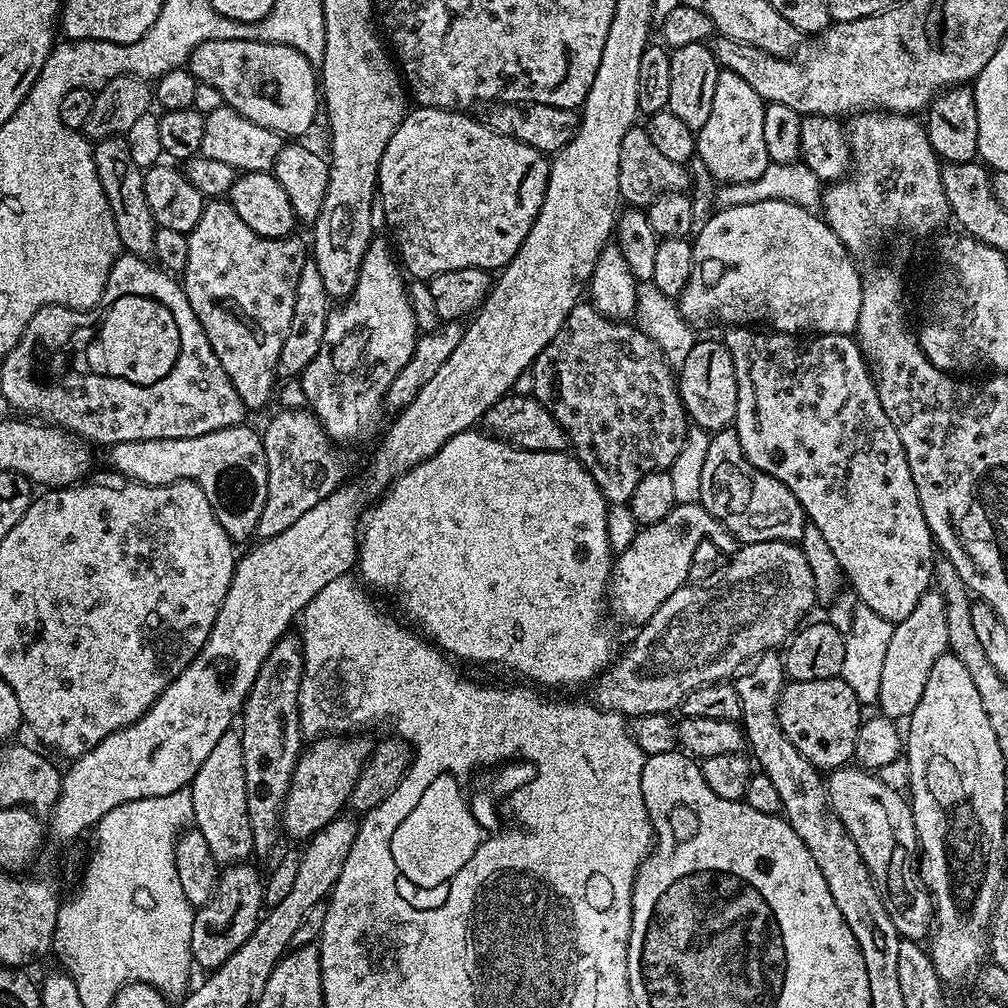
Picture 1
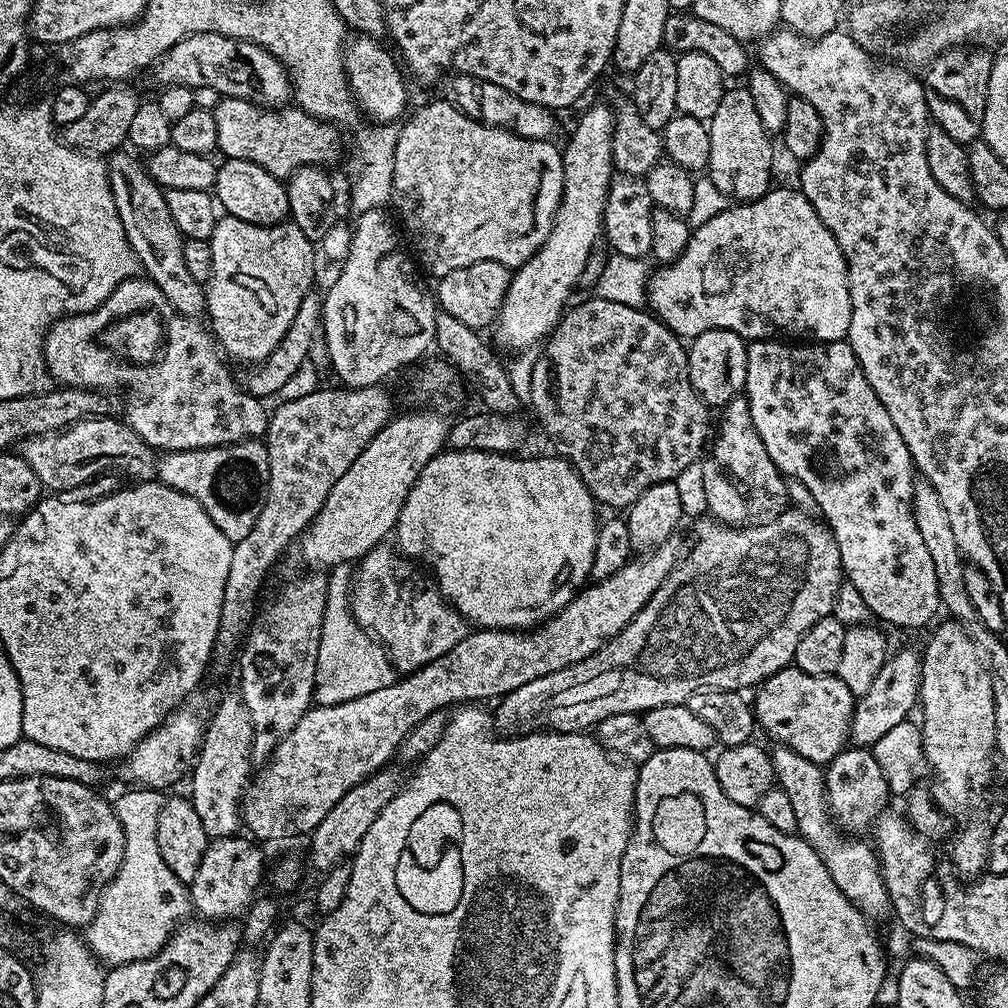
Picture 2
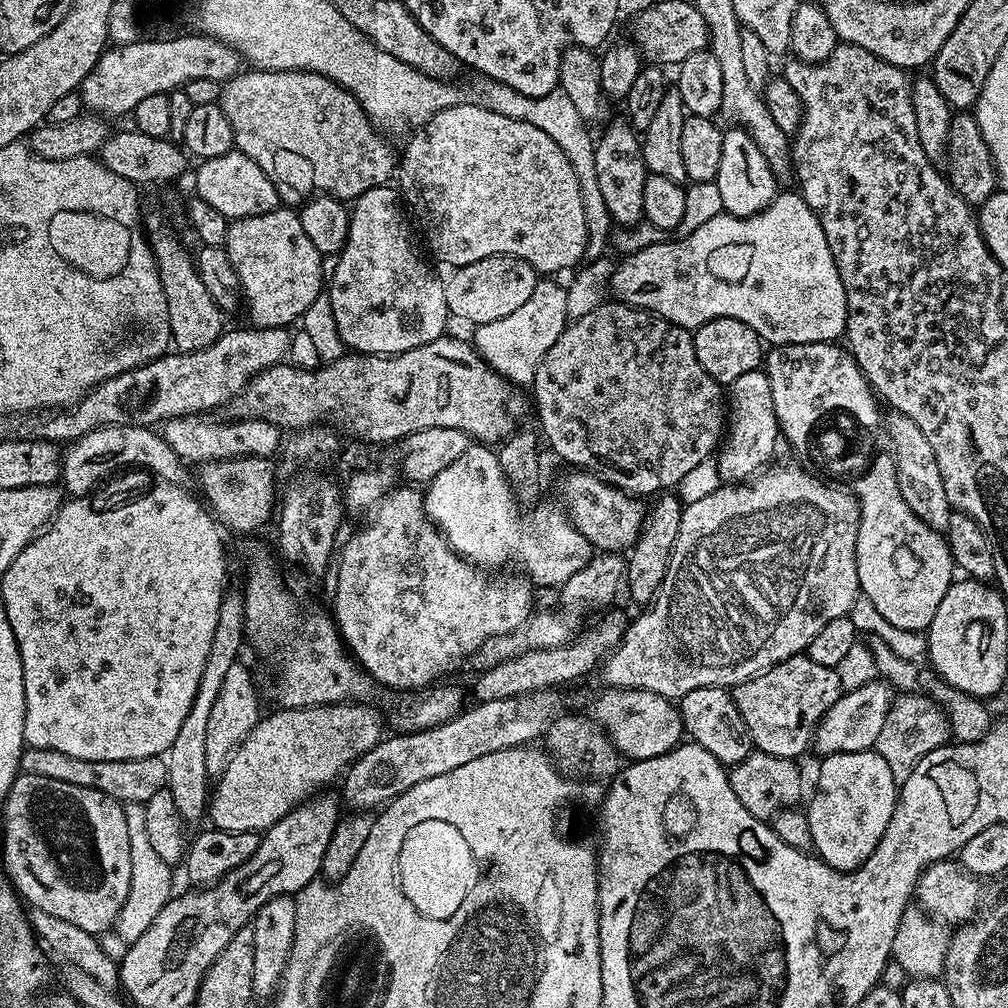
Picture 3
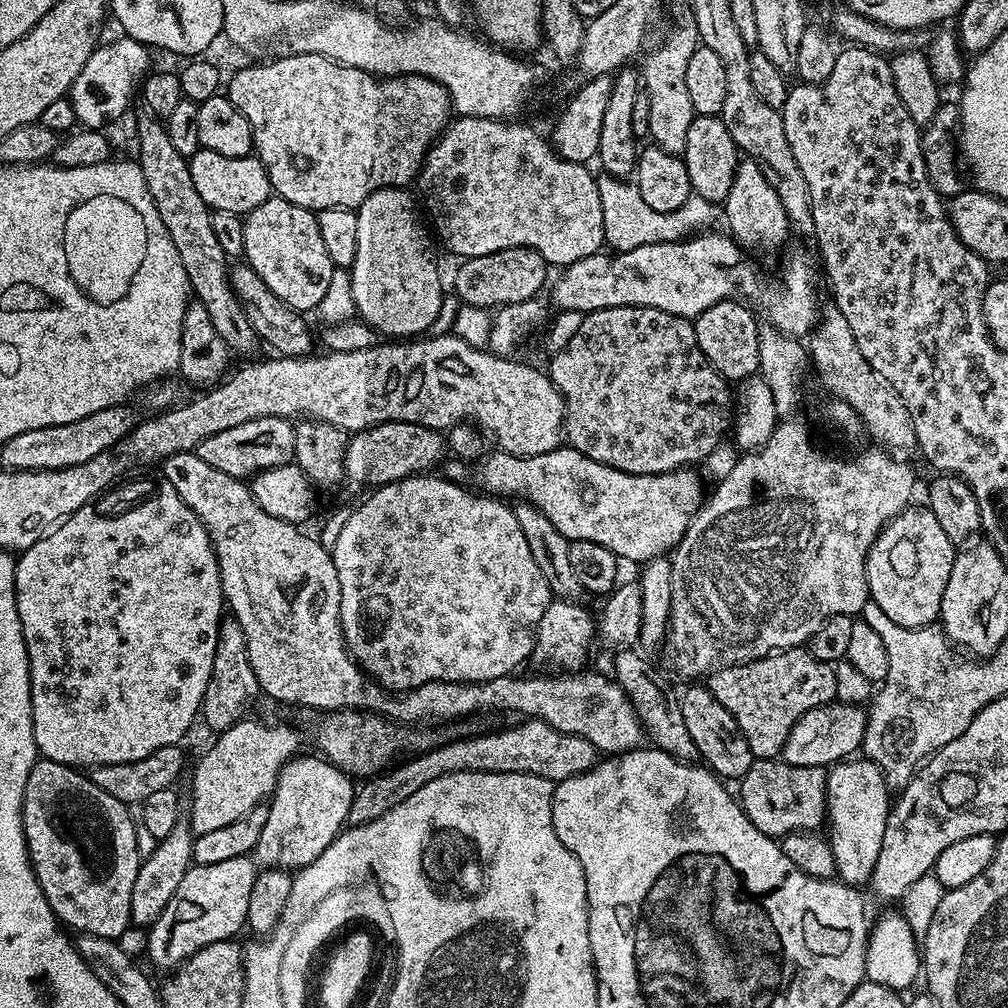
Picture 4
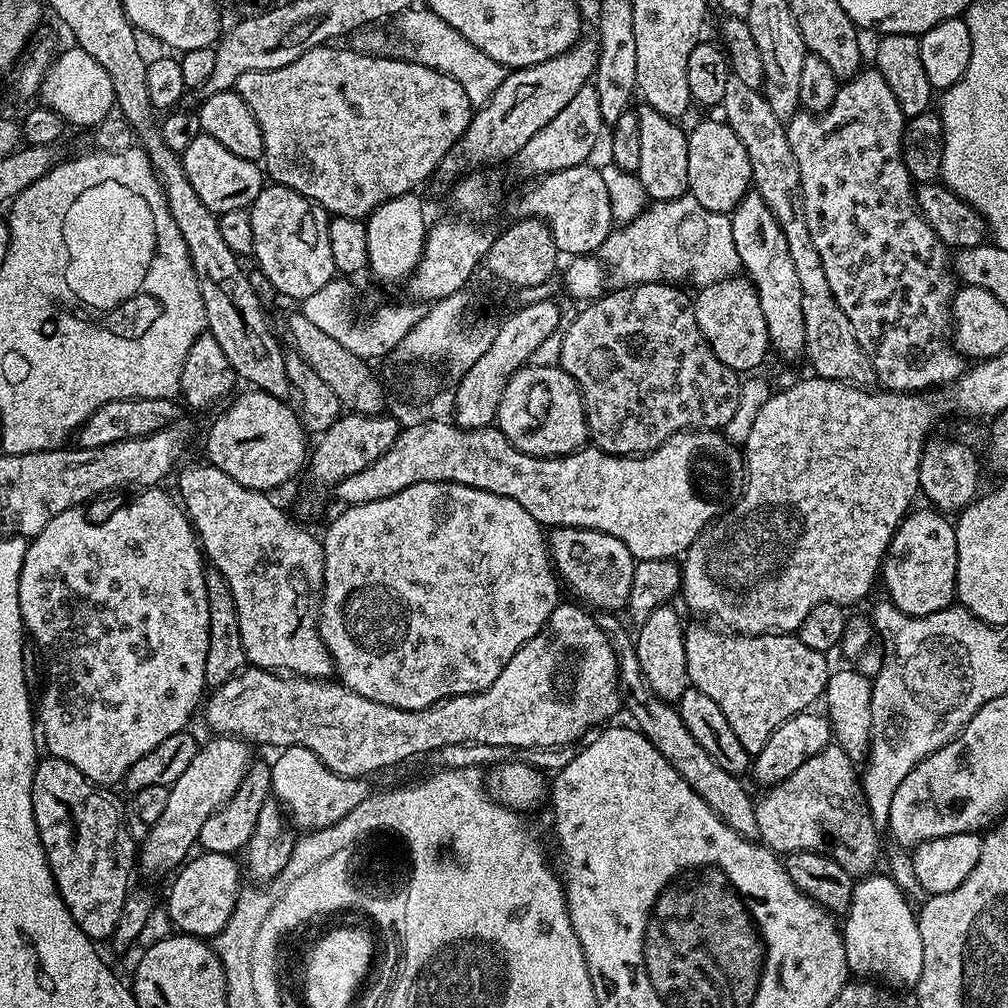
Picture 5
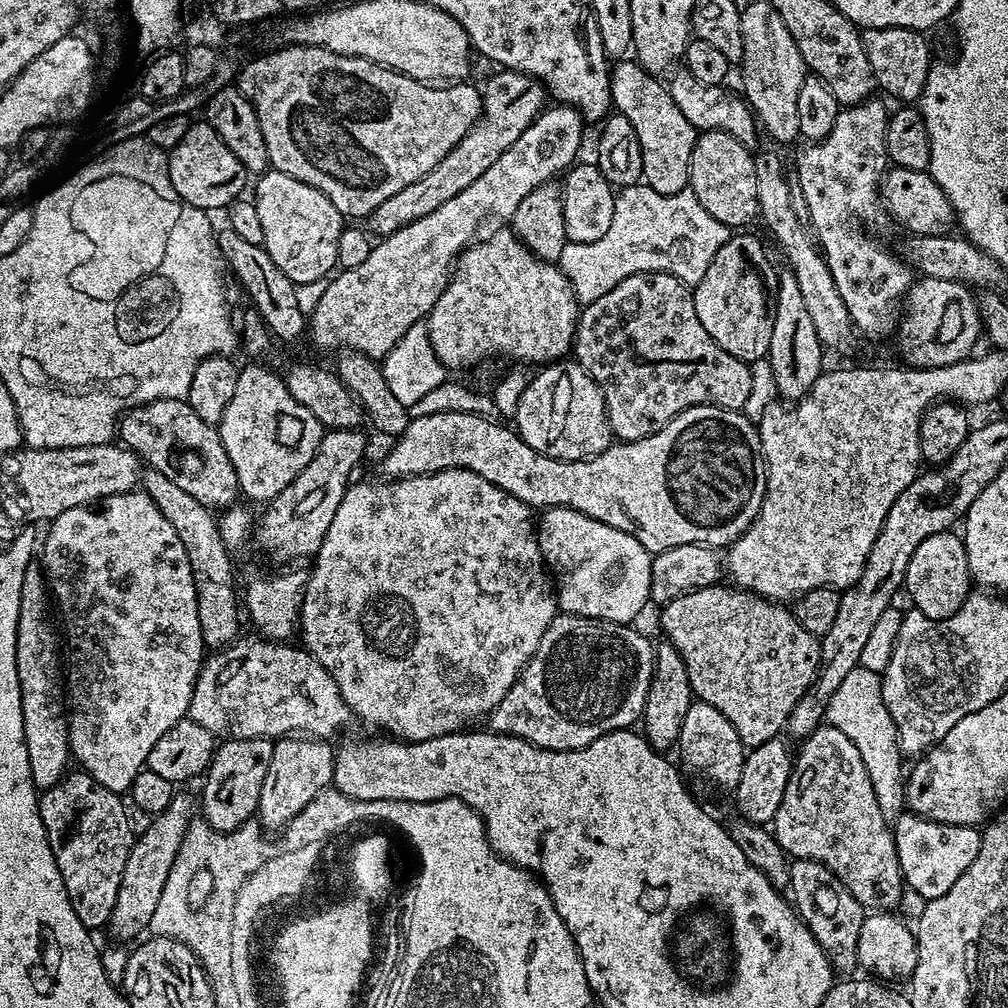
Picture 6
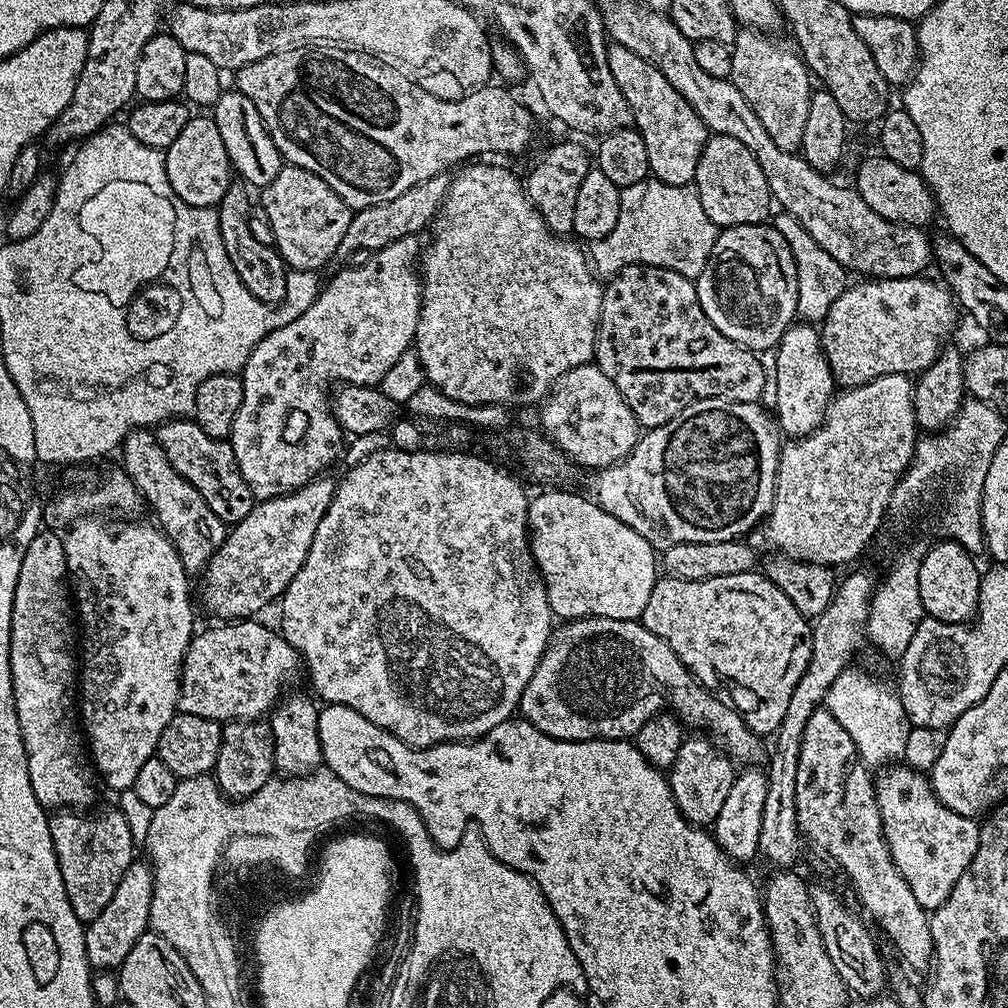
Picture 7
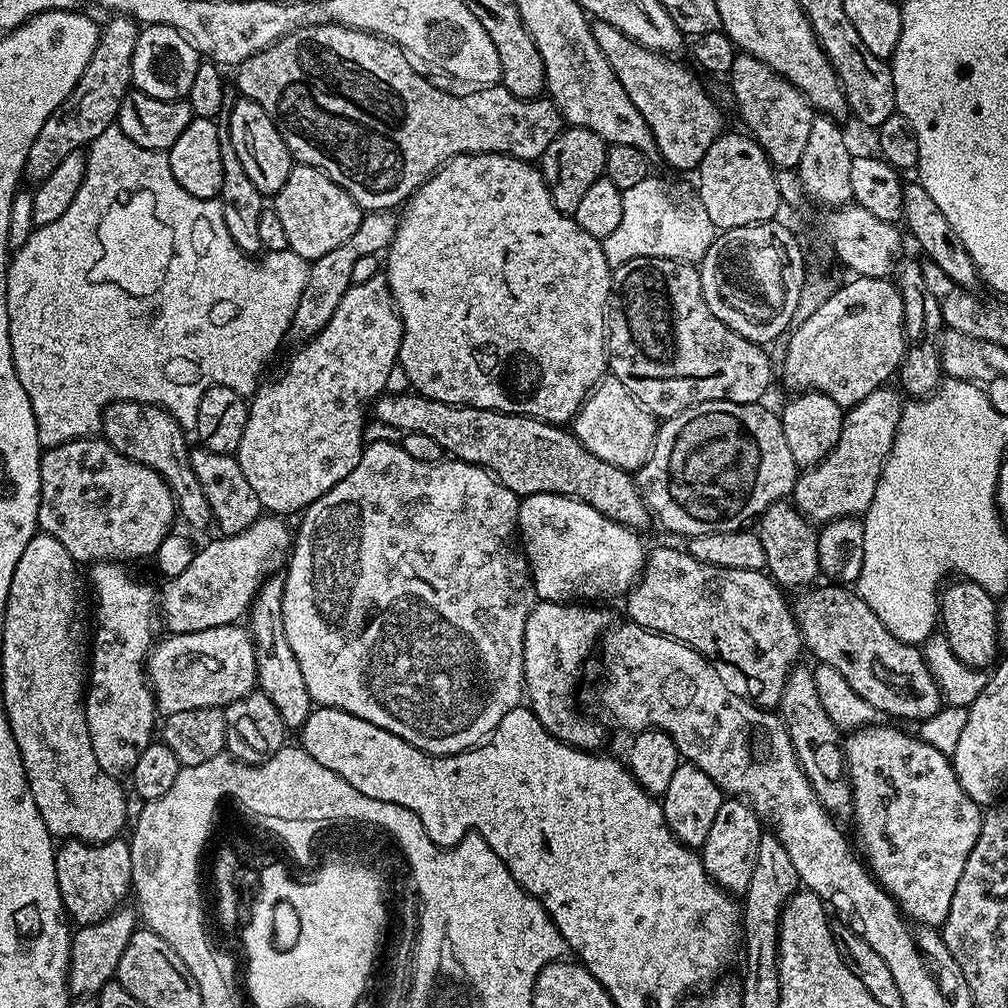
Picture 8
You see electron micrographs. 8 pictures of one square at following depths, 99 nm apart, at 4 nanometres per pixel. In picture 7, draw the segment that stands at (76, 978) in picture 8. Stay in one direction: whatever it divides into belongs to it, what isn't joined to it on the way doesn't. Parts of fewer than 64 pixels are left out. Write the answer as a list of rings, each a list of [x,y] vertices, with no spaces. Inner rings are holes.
[[[140,858],[133,859],[132,865],[128,867],[122,878],[122,882],[118,882],[118,890],[114,890],[114,898],[110,898],[106,910],[102,910],[102,914],[98,918],[87,921],[84,941],[86,942],[88,963],[92,965],[93,969],[119,969],[120,964],[126,962],[126,954],[130,954],[130,950],[134,950],[134,942],[138,942],[138,938],[142,938],[142,934],[149,931],[148,919],[150,918],[150,898],[154,894],[154,878],[152,877],[151,863],[141,860]]]

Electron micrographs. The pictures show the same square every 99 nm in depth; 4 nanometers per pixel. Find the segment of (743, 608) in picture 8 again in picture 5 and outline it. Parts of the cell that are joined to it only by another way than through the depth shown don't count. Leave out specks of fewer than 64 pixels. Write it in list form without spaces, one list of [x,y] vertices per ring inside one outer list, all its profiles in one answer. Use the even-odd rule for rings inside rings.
[[[689,623],[685,627],[688,683],[718,702],[718,710],[726,714],[726,722],[730,722],[738,742],[742,742],[742,750],[754,758],[786,718],[809,711],[815,705],[812,703],[823,697],[830,675],[829,657],[810,650],[796,634],[768,634],[763,639],[727,635],[704,624]]]

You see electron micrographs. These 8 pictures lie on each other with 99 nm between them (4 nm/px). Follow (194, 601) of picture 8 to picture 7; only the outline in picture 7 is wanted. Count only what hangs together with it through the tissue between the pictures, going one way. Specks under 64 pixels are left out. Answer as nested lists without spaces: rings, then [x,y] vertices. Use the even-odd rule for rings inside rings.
[[[321,474],[306,486],[288,492],[285,496],[275,496],[257,502],[250,510],[250,514],[242,518],[242,522],[227,529],[222,546],[218,546],[218,550],[210,558],[198,580],[199,603],[201,600],[205,610],[210,615],[217,616],[217,621],[235,622],[255,617],[260,614],[256,612],[262,611],[267,604],[275,605],[290,586],[290,582],[294,582],[294,574],[302,570],[302,562],[306,562],[310,554],[310,542],[314,542],[314,530],[318,530],[318,522],[322,522],[322,514],[326,514],[336,493],[337,481],[331,480],[330,477],[331,475]]]

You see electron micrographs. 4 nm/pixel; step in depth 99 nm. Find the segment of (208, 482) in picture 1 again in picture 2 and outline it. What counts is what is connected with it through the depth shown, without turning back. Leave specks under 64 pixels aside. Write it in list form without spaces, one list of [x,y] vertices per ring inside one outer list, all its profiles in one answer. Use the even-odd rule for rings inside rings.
[[[263,439],[239,440],[202,450],[165,452],[159,458],[155,476],[159,483],[194,498],[228,540],[235,542],[246,537],[267,490],[268,445]]]

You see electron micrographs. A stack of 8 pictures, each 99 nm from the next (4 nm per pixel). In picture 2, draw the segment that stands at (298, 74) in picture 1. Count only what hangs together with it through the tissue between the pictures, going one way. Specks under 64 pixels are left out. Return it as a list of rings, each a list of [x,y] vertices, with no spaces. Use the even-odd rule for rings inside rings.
[[[199,32],[182,38],[154,65],[154,73],[161,85],[181,84],[187,88],[210,86],[221,97],[233,96],[265,106],[284,106],[293,91],[288,69],[280,65],[262,46],[238,38],[226,38],[217,32]]]

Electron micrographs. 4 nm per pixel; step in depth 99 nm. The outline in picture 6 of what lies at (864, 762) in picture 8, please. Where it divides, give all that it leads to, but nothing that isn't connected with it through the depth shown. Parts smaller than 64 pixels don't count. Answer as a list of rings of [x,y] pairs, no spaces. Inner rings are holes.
[[[911,810],[900,813],[894,825],[896,849],[900,859],[900,872],[904,875],[904,883],[927,902],[934,898],[942,898],[962,874],[978,858],[981,829],[966,824],[940,824],[937,820],[927,820]]]

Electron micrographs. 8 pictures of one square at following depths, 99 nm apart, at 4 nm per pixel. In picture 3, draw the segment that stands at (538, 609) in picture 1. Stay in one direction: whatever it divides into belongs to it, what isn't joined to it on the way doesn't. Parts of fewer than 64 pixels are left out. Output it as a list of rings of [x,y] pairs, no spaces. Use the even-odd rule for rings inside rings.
[[[473,442],[467,448],[467,455],[458,458],[454,466],[446,466],[442,474],[438,474],[433,480],[429,480],[424,492],[424,509],[431,518],[433,524],[439,528],[441,534],[446,537],[448,544],[458,555],[465,560],[471,560],[473,564],[485,570],[500,570],[503,564],[513,560],[524,567],[523,575],[533,585],[541,584],[544,588],[555,589],[565,584],[573,572],[579,568],[578,557],[586,546],[584,536],[573,526],[568,519],[568,513],[559,503],[535,505],[536,516],[520,517],[521,505],[517,503],[515,494],[508,484],[506,474],[499,465],[497,453],[489,445]]]

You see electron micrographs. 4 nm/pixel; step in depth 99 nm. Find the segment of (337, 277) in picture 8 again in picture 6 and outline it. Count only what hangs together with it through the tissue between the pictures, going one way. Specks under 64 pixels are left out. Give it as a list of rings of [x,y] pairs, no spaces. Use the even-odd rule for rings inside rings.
[[[500,70],[497,73],[497,76],[489,78],[488,85],[483,85],[482,111],[476,125],[466,133],[462,142],[458,142],[458,146],[454,146],[454,150],[450,150],[450,154],[446,154],[446,158],[442,158],[434,170],[418,178],[418,182],[410,182],[410,186],[382,202],[382,206],[366,217],[367,231],[373,237],[392,236],[399,228],[405,228],[410,222],[418,222],[418,218],[426,218],[426,214],[438,210],[438,206],[454,198],[454,194],[462,194],[470,182],[478,182],[478,178],[482,178],[482,174],[486,174],[486,170],[498,162],[498,157],[506,154],[506,150],[518,142],[522,132],[544,111],[546,89],[539,80],[525,72]]]

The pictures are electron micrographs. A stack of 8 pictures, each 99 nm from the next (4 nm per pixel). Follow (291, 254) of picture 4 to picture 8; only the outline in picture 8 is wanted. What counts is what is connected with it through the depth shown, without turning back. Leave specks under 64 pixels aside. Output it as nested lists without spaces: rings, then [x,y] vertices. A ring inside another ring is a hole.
[[[299,162],[293,163],[282,190],[275,192],[274,200],[276,200],[274,211],[286,229],[286,242],[290,251],[309,262],[322,258],[322,254],[326,254],[328,251],[334,250],[334,246],[346,242],[346,238],[350,238],[350,234],[354,234],[354,230],[358,230],[358,222],[362,215],[360,205],[354,202],[354,198],[350,198],[350,194],[346,190],[342,190],[342,186],[335,184],[322,170]]]

